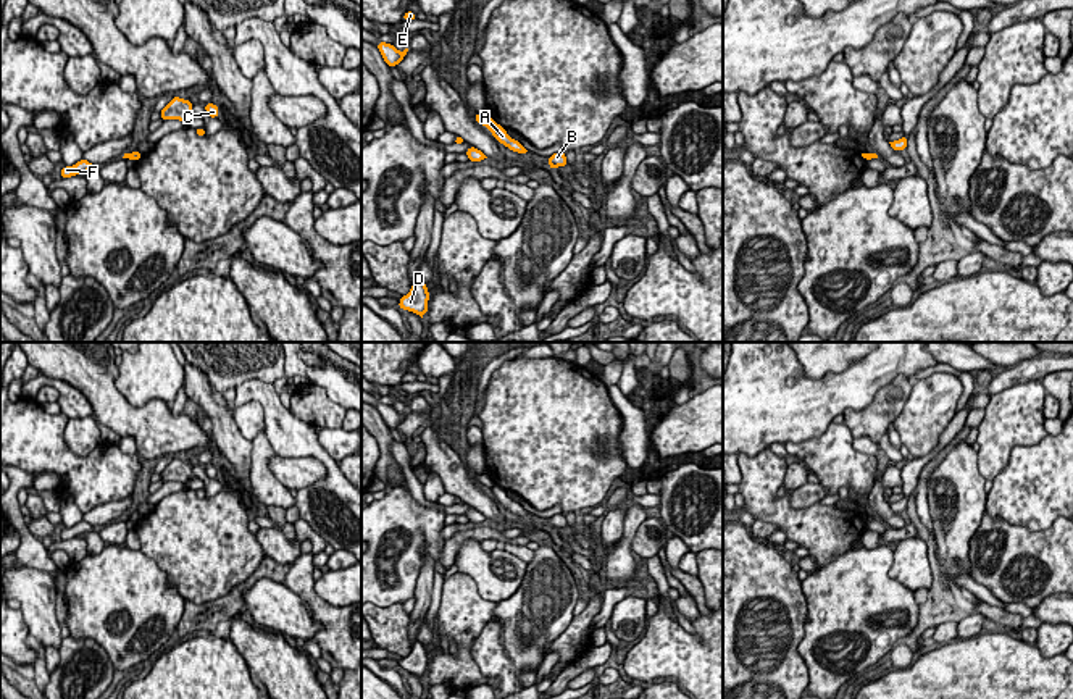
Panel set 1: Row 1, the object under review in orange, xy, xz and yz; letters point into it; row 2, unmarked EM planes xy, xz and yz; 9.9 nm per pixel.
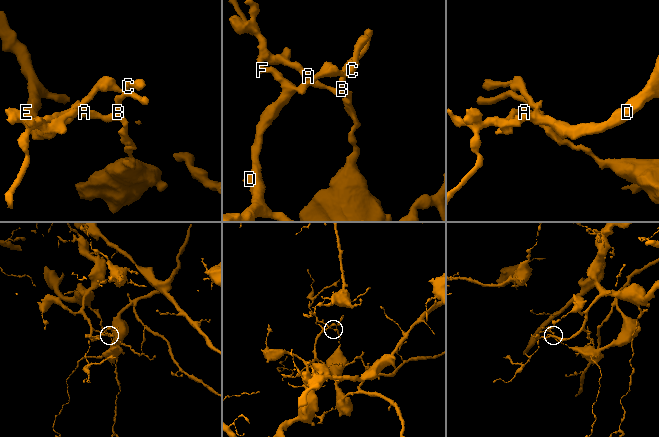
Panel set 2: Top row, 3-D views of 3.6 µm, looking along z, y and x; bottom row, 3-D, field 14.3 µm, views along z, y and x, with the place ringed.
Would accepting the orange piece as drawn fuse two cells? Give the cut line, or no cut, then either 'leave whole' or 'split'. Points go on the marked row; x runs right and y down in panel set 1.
xz (494, 121), (488, 128) | split

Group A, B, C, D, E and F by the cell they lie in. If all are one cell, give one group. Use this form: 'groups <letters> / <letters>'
groups A B / C D E F

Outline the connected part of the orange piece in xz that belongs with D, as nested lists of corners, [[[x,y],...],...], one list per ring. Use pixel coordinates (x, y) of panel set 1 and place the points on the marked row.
[[[416,279],[407,295],[400,297],[399,308],[413,312],[423,318],[428,313],[429,292],[423,281]]]

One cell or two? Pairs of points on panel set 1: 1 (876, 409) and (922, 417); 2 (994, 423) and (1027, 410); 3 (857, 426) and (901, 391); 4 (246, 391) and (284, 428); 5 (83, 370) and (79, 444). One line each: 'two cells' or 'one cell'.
1: two cells
2: one cell
3: one cell
4: one cell
5: two cells

